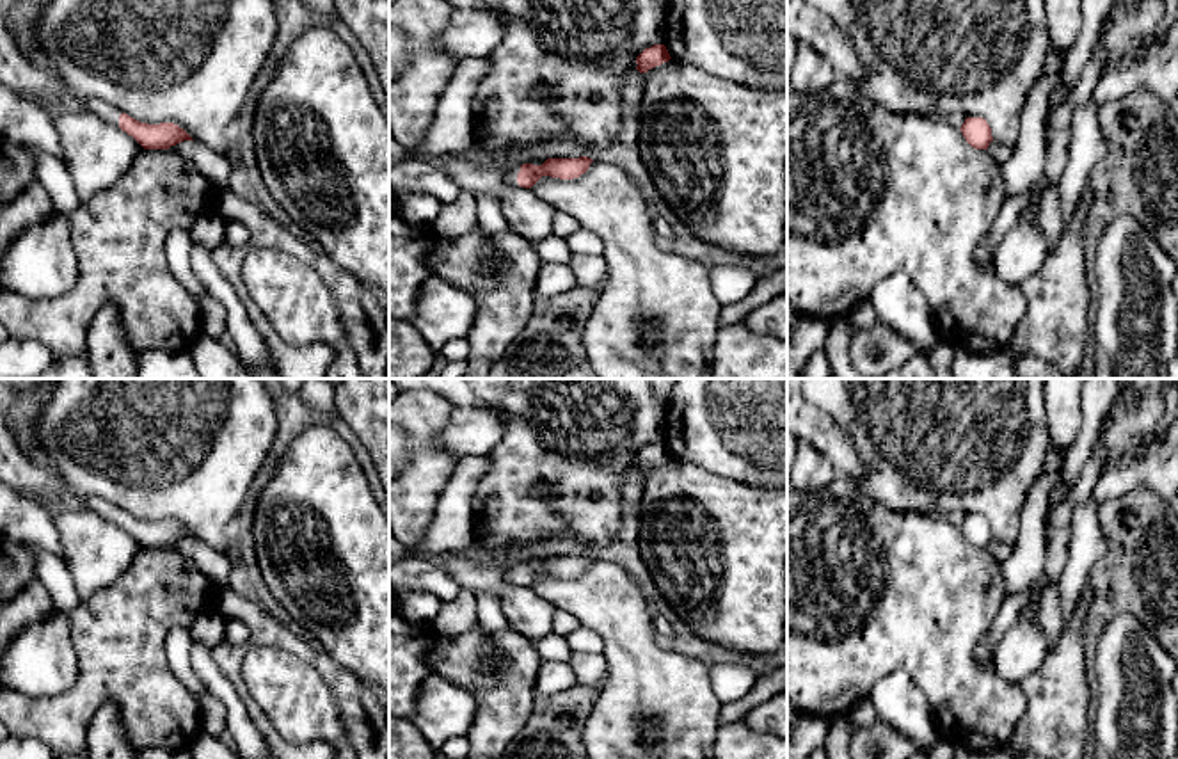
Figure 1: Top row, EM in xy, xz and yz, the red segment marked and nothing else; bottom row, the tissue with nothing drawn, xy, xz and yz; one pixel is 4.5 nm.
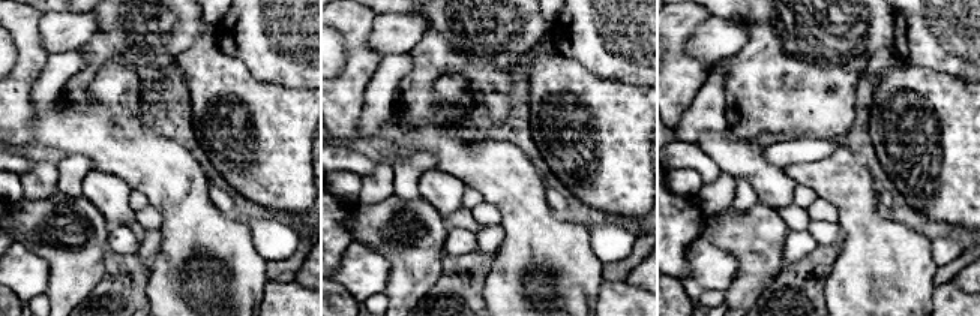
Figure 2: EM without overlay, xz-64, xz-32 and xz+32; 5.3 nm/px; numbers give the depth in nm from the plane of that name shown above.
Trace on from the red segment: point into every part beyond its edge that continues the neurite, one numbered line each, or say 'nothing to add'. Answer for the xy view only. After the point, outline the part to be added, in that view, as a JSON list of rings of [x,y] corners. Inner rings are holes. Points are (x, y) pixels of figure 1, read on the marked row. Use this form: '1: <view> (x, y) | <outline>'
1: xy (95, 107) | [[[87,100],[82,101],[82,105],[85,114],[101,117],[103,121],[119,126],[119,116],[123,114],[119,108],[99,100]]]

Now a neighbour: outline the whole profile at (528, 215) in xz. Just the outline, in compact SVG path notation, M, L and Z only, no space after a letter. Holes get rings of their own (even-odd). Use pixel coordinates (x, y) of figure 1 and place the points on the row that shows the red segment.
M464 153L444 155L450 176L474 197L490 194L499 199L508 229L537 244L553 235L554 208L531 188L508 185L505 176L510 167L487 162Z

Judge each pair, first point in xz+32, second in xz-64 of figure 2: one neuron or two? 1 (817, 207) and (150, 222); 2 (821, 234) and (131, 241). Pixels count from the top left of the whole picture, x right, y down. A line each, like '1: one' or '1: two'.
1: one
2: two

